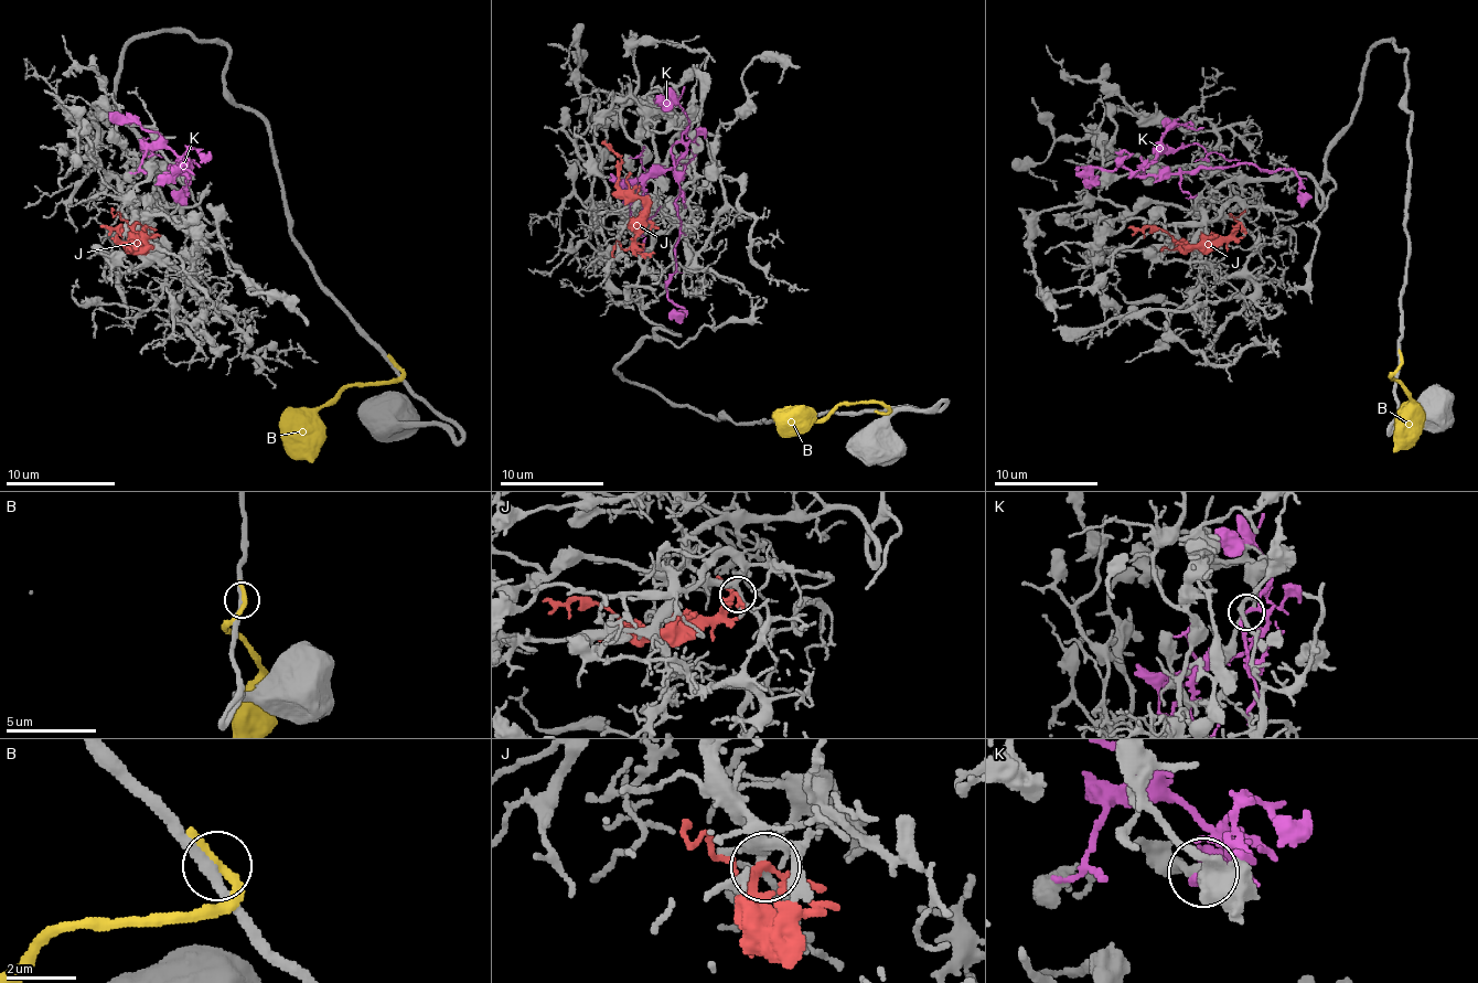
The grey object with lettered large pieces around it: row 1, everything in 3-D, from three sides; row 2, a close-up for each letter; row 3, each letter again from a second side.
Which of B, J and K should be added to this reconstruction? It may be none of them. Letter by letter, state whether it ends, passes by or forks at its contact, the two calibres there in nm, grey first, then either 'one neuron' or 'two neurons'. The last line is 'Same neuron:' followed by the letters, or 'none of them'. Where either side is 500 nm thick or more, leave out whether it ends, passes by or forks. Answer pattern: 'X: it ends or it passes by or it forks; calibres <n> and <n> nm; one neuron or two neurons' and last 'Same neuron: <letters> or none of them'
B: it passes by; calibres 280 and 240 nm; two neurons
J: it forks; calibres 240 and 220 nm; two neurons
K: it forks; calibres 190 and 150 nm; two neurons
Same neuron: none of them

